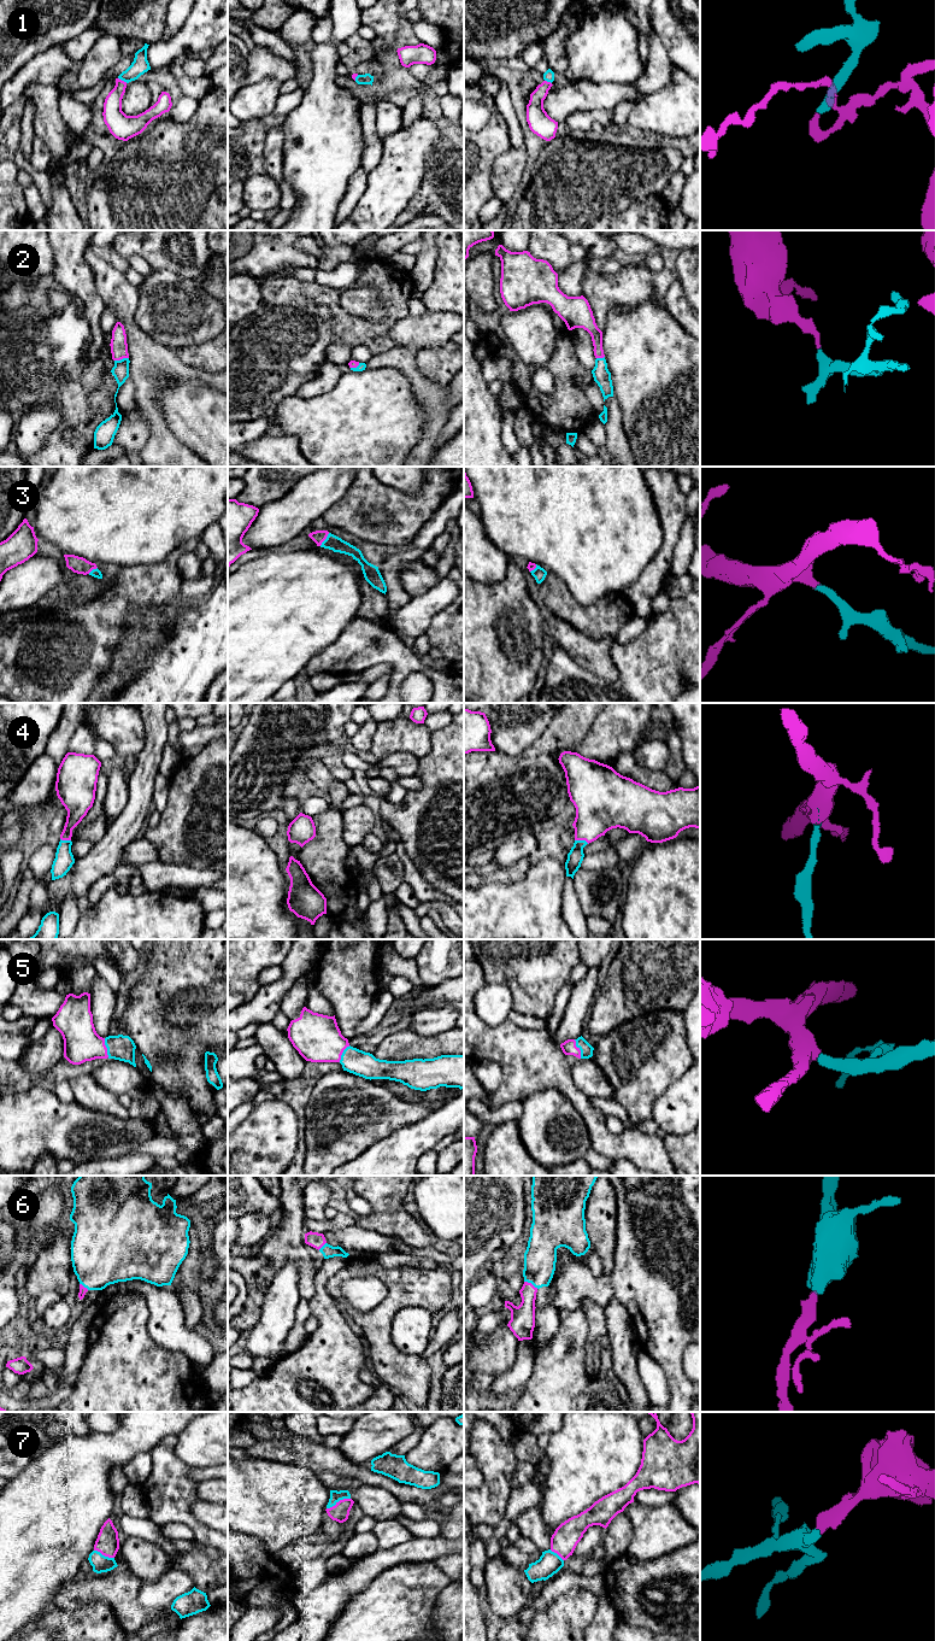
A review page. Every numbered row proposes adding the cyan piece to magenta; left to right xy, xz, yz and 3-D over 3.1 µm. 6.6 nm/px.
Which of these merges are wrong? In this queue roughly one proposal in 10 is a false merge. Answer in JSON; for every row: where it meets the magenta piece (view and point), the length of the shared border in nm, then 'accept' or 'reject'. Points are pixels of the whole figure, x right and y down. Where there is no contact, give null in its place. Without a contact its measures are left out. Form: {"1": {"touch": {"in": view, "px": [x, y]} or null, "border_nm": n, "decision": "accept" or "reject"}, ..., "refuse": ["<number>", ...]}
{"1": {"touch": {"in": "xy", "px": [123, 81]}, "border_nm": 70, "decision": "accept"}, "2": {"touch": {"in": "xy", "px": [121, 358]}, "border_nm": 100, "decision": "accept"}, "3": {"touch": {"in": "xz", "px": [325, 538]}, "border_nm": 110, "decision": "accept"}, "4": {"touch": {"in": "yz", "px": [582, 839]}, "border_nm": 100, "decision": "accept"}, "5": {"touch": {"in": "yz", "px": [578, 1049]}, "border_nm": 140, "decision": "accept"}, "6": {"touch": {"in": "yz", "px": [531, 1284]}, "border_nm": 110, "decision": "accept"}, "7": {"touch": {"in": "xz", "px": [339, 1501]}, "border_nm": 180, "decision": "accept"}, "refuse": []}

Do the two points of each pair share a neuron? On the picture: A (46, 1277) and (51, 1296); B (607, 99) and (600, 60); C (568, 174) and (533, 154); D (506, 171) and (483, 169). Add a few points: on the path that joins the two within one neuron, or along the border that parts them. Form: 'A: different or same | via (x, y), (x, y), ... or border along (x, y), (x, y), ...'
A: different | border along (62, 1295), (46, 1290), (35, 1299)
B: different | border along (575, 82), (617, 82), (631, 86)
C: different | border along (547, 141), (541, 150), (528, 183)
D: different | border along (510, 147), (493, 164), (490, 176), (493, 194)

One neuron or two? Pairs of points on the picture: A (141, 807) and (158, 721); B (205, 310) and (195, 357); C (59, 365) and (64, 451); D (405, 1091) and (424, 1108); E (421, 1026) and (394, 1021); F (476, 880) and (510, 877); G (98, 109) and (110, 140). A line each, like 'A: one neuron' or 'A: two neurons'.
A: one neuron
B: two neurons
C: one neuron
D: two neurons
E: two neurons
F: one neuron
G: one neuron

